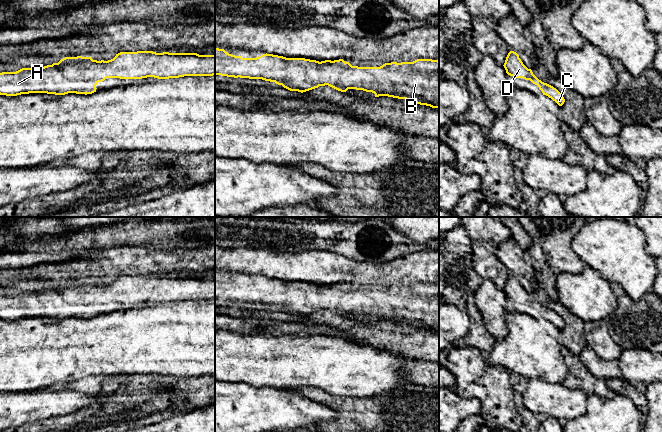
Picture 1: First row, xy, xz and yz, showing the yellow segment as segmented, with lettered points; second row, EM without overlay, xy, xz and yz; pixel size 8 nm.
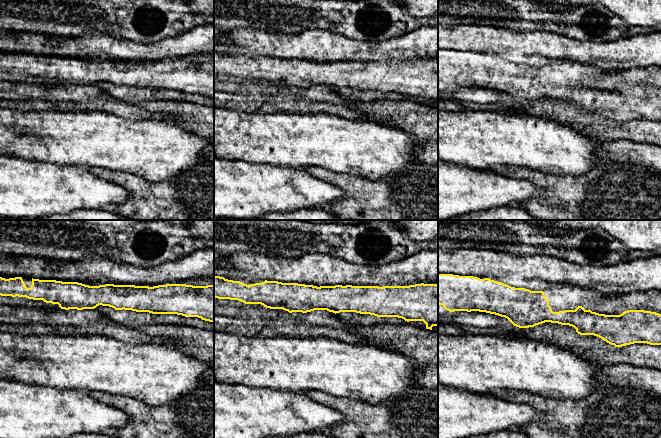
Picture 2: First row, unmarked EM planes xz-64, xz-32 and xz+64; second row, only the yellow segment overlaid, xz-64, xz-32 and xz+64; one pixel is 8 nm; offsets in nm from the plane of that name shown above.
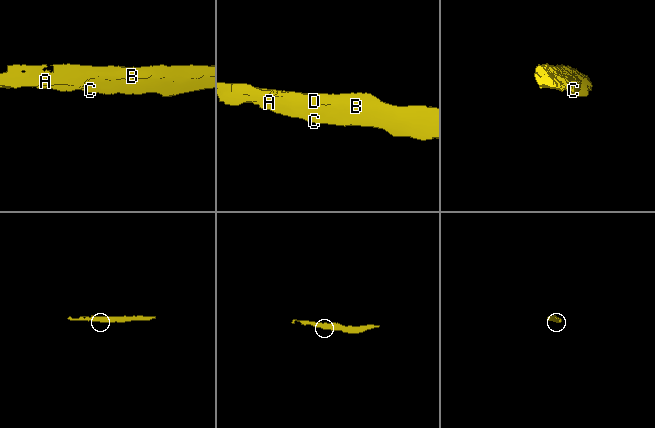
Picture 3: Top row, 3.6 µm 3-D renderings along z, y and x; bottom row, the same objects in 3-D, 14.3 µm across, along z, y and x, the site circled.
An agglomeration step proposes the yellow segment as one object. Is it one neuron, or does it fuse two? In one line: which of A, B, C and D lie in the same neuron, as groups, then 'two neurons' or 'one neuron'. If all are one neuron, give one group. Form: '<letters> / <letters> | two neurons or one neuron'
A B C D | one neuron

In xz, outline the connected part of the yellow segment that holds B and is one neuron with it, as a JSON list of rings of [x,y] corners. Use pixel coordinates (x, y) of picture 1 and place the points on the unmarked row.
[[[215,272],[215,299],[262,303],[282,309],[290,315],[306,316],[319,310],[328,309],[338,315],[348,313],[372,316],[375,321],[388,320],[406,323],[420,329],[439,333],[439,285],[417,283],[413,286],[391,286],[380,291],[352,290],[343,283],[316,285],[305,282],[286,282],[263,278],[256,282],[242,282]]]

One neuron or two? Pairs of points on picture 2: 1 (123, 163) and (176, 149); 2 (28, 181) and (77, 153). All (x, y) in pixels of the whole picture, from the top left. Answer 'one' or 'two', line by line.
1: one
2: two

